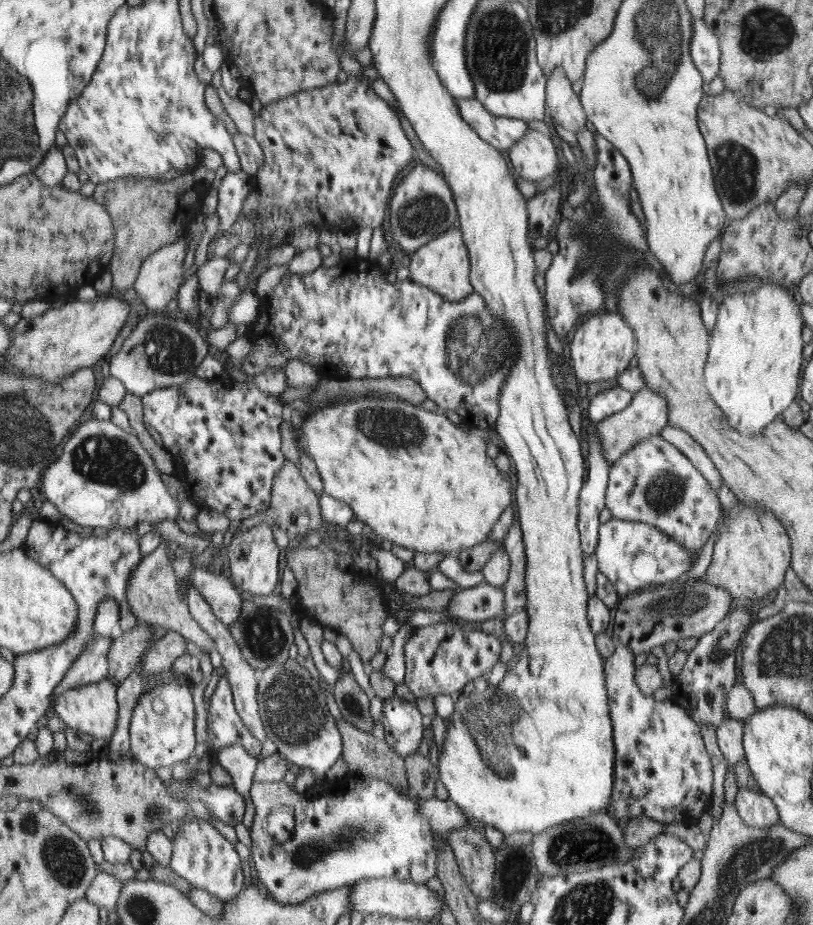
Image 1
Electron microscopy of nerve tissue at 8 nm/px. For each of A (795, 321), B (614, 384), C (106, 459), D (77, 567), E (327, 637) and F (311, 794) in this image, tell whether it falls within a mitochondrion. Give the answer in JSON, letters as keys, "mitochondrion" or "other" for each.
{"A":"other","B":"other","C":"mitochondrion","D":"other","E":"other","F":"other"}

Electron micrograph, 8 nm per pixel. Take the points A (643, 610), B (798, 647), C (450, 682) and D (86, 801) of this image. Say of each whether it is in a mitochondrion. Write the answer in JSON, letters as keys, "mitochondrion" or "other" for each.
{"A":"mitochondrion","B":"mitochondrion","C":"other","D":"mitochondrion"}

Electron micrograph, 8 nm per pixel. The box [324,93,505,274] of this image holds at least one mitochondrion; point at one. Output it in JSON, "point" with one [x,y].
{"point":[424,214]}

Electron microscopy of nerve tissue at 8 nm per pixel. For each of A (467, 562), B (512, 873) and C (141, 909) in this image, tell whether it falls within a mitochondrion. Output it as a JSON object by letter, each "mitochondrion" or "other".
{"A":"other","B":"mitochondrion","C":"mitochondrion"}

